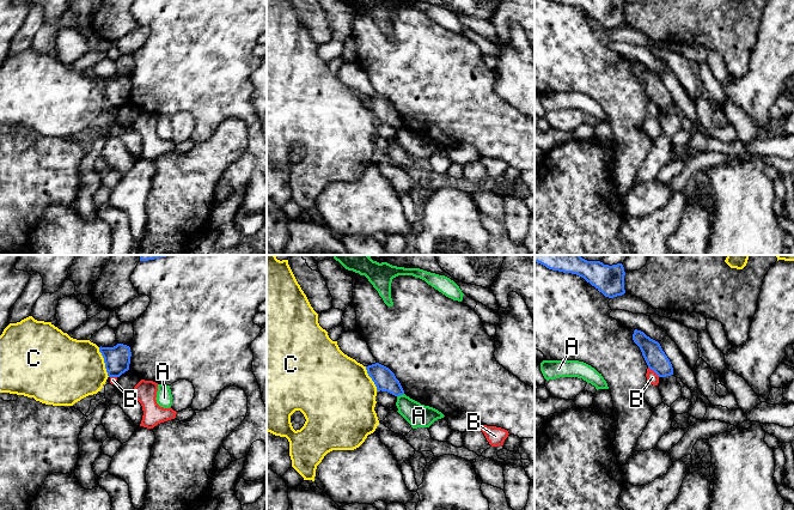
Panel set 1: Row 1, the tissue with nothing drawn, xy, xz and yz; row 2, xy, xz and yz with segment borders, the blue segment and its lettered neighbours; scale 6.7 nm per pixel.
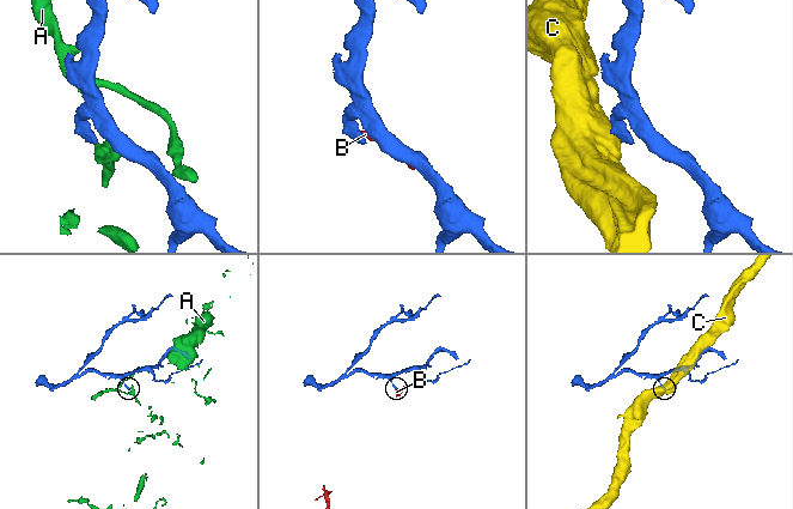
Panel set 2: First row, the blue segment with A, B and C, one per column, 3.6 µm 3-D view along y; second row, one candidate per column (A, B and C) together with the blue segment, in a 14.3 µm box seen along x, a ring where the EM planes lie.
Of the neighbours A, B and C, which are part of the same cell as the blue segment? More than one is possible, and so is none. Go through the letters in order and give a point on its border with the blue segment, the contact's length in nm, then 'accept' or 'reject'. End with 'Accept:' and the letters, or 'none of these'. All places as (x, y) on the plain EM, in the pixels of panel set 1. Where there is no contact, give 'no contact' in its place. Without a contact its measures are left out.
A: xz (399, 126) | 50 nm | reject
B: yz (654, 103) | 100 nm | reject
C: xy (104, 93) | 220 nm | reject
Accept: none of these

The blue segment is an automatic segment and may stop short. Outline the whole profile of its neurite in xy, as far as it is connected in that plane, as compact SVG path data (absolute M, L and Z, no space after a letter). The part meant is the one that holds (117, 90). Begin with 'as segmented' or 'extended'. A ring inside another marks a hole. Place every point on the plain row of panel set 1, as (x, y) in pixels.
as segmented | M117 75L114 79L99 79L105 95L105 101L109 109L120 109L129 102L130 79L123 75Z

